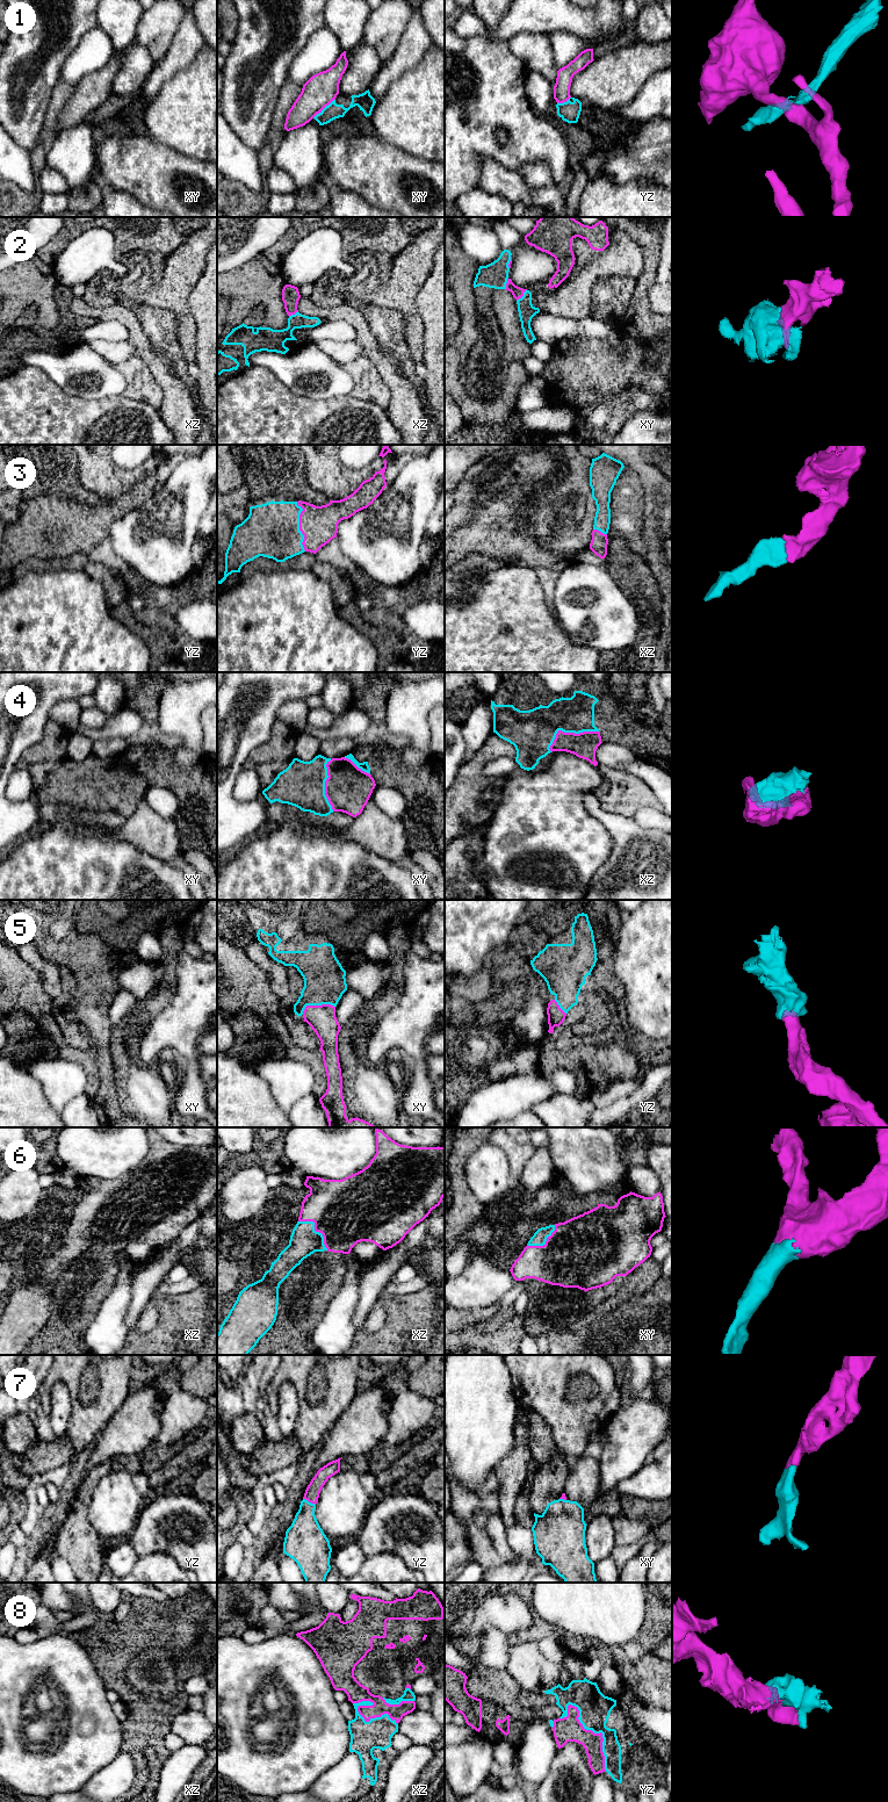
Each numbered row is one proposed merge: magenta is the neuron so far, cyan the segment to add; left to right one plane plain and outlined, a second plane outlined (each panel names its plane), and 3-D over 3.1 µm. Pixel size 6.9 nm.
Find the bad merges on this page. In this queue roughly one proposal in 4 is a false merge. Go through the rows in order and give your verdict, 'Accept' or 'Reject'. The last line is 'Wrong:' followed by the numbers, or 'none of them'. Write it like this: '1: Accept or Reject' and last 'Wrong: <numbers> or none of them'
1: Reject
2: Accept
3: Accept
4: Accept
5: Accept
6: Accept
7: Accept
8: Accept
Wrong: 1

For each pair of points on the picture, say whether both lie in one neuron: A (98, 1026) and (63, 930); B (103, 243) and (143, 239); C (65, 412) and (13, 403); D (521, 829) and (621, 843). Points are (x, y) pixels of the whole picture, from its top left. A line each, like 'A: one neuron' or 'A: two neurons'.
A: two neurons
B: two neurons
C: one neuron
D: two neurons

